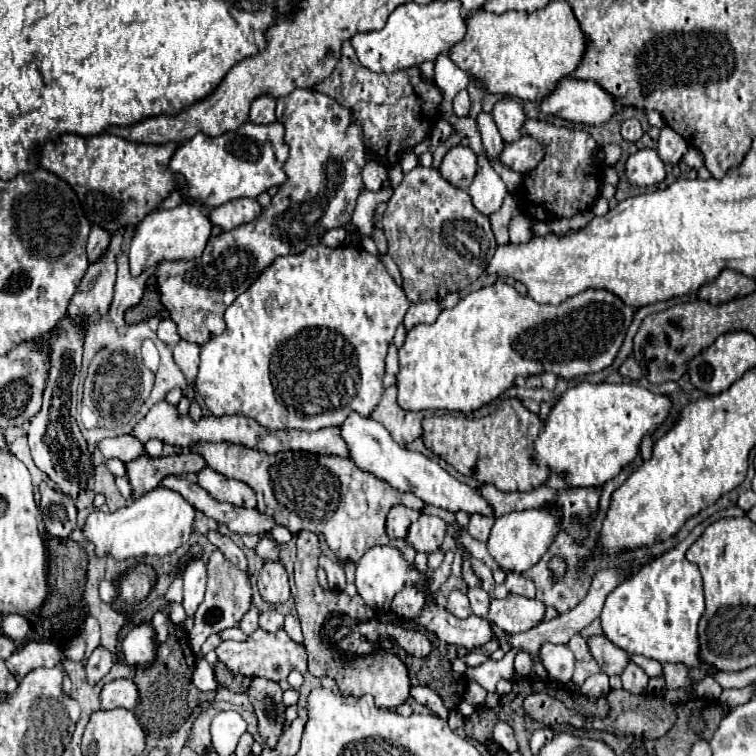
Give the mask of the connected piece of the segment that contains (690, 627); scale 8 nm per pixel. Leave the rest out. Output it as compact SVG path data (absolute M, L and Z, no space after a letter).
M736 506L715 513L695 527L677 547L643 565L637 573L629 575L621 585L617 585L617 589L609 593L601 611L605 637L609 637L609 641L613 641L629 655L637 653L649 659L657 659L659 663L683 663L689 669L699 667L707 673L717 673L719 669L713 669L713 665L705 665L705 661L699 659L697 623L705 611L703 581L697 565L685 559L685 551L711 523L723 517L743 515L744 512Z

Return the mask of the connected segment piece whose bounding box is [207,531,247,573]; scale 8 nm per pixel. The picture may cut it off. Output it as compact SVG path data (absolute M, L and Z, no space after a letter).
M209 531L207 537L209 537L209 541L211 541L217 549L221 549L221 551L225 553L225 557L227 557L231 563L235 563L241 571L247 573L247 559L245 559L245 553L243 553L229 537L219 535L219 533L215 533L215 531Z

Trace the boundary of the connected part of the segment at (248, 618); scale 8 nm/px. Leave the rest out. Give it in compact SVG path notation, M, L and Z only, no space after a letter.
M251 601L249 611L241 617L239 627L241 627L245 633L253 633L253 631L259 627L259 609L255 607L255 603L253 603L253 601Z

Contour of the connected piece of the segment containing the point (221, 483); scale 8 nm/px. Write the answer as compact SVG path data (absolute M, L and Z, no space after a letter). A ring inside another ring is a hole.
M205 467L205 469L201 469L201 473L197 473L197 483L217 501L231 503L237 507L255 507L257 505L255 493L247 483L227 479L225 475L213 471L211 467Z

